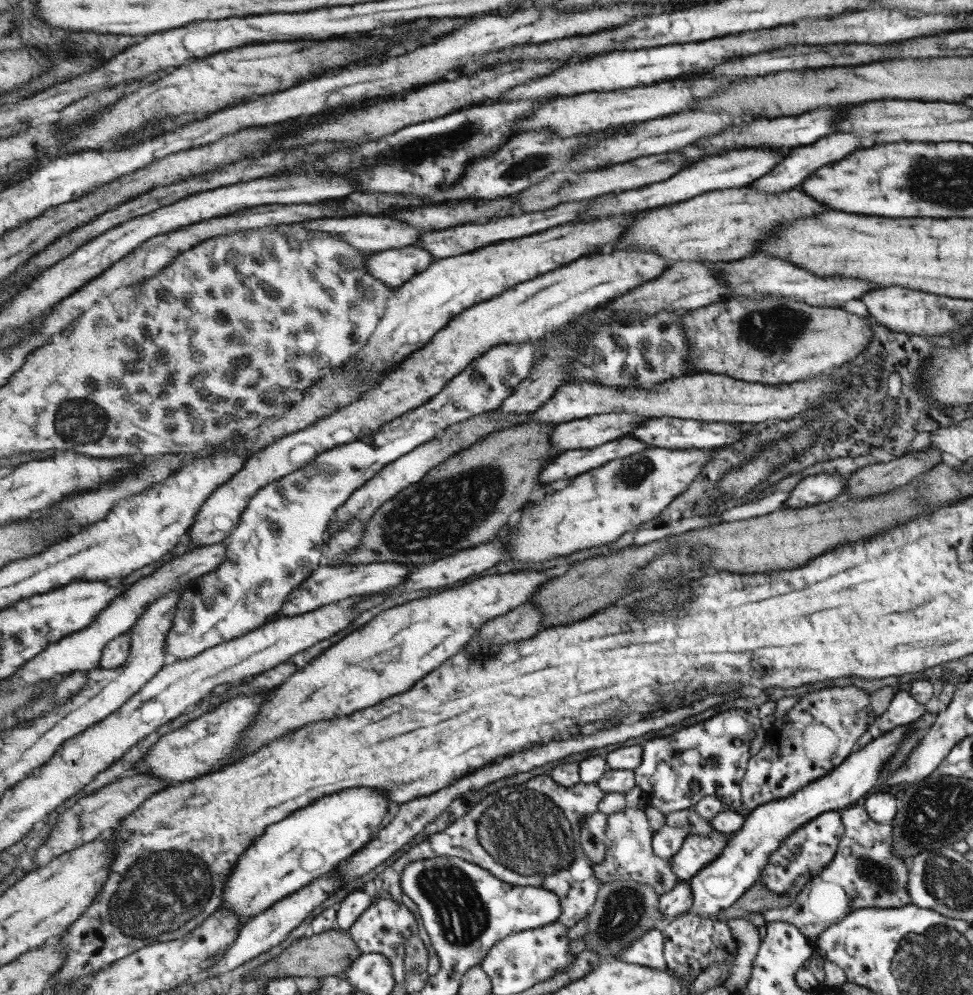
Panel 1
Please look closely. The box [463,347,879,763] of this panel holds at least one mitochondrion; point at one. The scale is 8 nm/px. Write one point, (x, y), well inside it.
(633, 474)

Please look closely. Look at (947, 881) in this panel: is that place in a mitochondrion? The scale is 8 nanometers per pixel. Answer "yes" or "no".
yes

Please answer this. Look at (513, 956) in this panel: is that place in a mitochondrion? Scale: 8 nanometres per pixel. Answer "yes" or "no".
yes

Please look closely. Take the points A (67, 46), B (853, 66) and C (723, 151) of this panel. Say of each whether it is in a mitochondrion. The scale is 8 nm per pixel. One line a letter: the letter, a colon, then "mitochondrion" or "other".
A: mitochondrion
B: other
C: other

